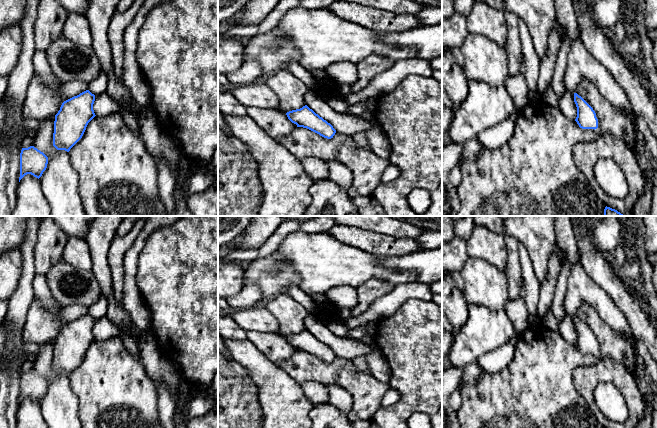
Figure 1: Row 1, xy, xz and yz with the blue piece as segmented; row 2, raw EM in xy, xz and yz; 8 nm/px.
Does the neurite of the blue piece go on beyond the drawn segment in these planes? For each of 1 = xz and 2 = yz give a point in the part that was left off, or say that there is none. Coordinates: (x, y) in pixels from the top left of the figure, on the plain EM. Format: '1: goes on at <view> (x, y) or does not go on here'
1: does not go on here
2: does not go on here

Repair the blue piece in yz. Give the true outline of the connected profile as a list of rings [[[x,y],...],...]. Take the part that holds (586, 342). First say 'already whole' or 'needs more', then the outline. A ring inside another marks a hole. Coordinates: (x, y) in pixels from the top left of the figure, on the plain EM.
already whole; [[[574,317],[574,326],[577,331],[575,345],[582,353],[597,353],[598,343],[593,332],[577,317]]]

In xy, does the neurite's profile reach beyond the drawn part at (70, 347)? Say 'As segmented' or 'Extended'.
As segmented

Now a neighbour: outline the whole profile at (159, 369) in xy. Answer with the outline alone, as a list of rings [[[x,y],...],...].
[[[103,316],[95,319],[93,334],[97,340],[107,340],[112,337],[121,338],[126,334],[135,339],[139,346],[140,360],[145,371],[154,382],[161,382],[176,401],[176,411],[184,420],[188,420],[187,407],[192,392],[180,392],[179,384],[183,381],[180,370],[170,361],[164,359],[159,350],[159,345],[151,330],[147,330],[140,337],[136,337],[128,327],[113,323],[109,318]]]

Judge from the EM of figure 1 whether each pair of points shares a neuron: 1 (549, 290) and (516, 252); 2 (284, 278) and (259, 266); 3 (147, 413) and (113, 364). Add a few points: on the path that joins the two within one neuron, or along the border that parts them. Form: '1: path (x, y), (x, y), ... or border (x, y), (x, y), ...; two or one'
1: border (541, 283), (536, 306); two
2: path (278, 276), (265, 272); one
3: path (135, 401), (113, 379), (113, 376); one

